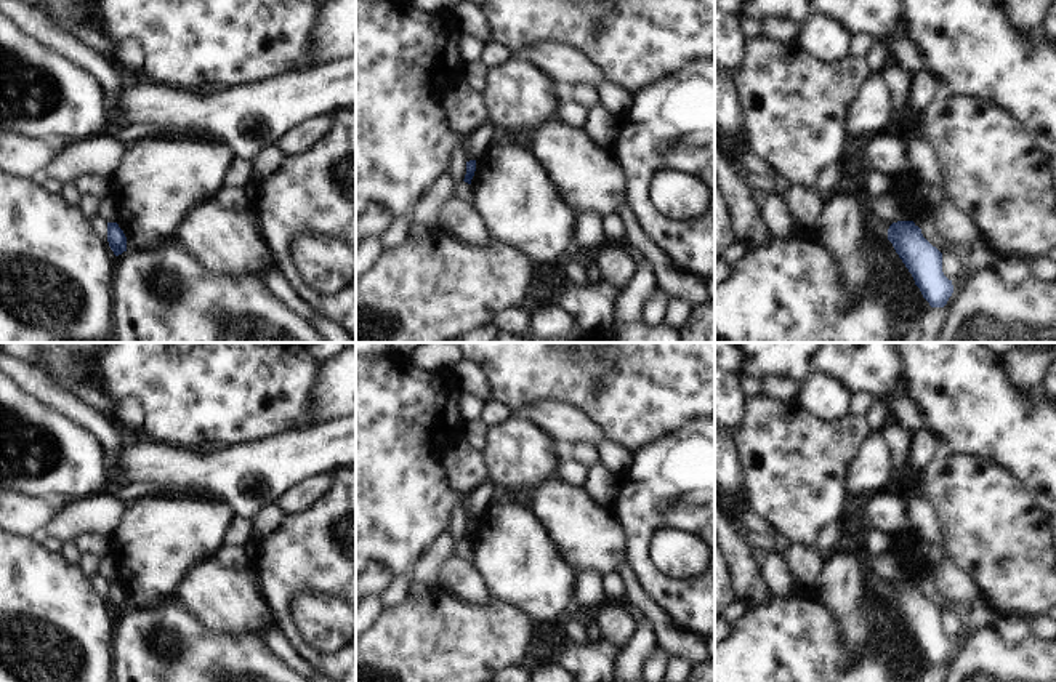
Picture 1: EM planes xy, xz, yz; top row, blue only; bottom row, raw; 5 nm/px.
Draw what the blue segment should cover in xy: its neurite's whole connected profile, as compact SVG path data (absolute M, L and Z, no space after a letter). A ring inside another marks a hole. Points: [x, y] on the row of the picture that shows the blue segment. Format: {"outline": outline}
{"outline": "M107 223L107 242L115 256L127 251L127 237L117 223Z"}

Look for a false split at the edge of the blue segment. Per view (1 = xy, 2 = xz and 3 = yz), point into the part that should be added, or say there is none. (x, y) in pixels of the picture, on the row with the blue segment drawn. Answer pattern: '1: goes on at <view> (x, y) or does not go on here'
1: does not go on here
2: does not go on here
3: does not go on here

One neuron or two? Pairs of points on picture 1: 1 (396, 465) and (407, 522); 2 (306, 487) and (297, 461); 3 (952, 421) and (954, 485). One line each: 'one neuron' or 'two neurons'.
1: one neuron
2: two neurons
3: two neurons

